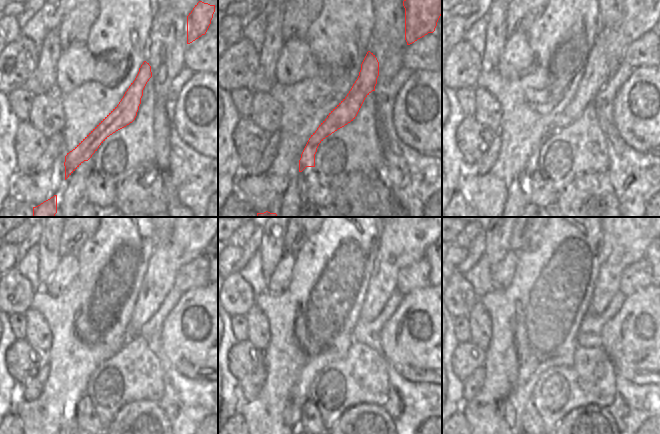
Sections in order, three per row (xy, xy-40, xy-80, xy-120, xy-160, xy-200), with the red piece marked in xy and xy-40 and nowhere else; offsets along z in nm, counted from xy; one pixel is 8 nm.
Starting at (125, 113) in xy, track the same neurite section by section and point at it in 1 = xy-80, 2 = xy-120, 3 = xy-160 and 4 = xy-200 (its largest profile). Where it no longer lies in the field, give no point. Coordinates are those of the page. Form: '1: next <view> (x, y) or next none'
1: next xy-80 (641, 13)
2: next xy-120 (190, 237)
3: next xy-160 (404, 237)
4: next xy-200 (626, 237)

